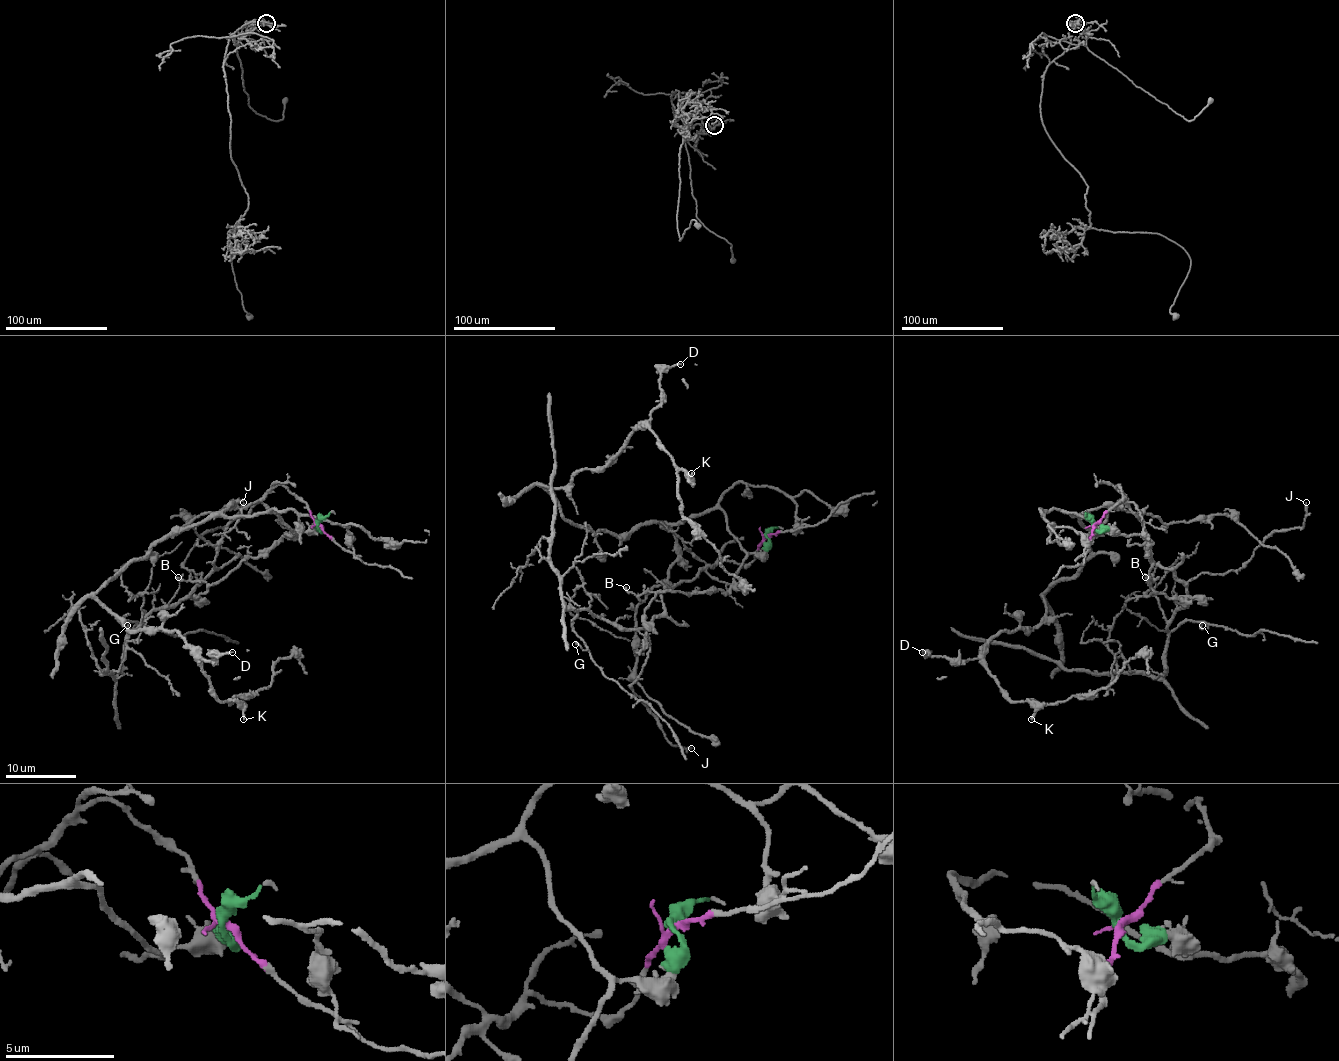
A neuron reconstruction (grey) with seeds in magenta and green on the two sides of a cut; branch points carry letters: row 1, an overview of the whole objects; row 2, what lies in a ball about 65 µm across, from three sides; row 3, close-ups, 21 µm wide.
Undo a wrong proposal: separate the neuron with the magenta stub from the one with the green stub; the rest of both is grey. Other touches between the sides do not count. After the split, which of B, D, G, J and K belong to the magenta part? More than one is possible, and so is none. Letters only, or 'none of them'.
G, J

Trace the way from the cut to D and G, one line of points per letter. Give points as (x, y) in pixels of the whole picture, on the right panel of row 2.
D: (1093, 525), (1111, 532), (1067, 512), (1090, 555), (1034, 630), (976, 658), (921, 651)
G: (1093, 525), (1120, 500), (1118, 484), (1144, 527), (1150, 560), (1185, 586), (1187, 602), (1167, 629), (1202, 625)

